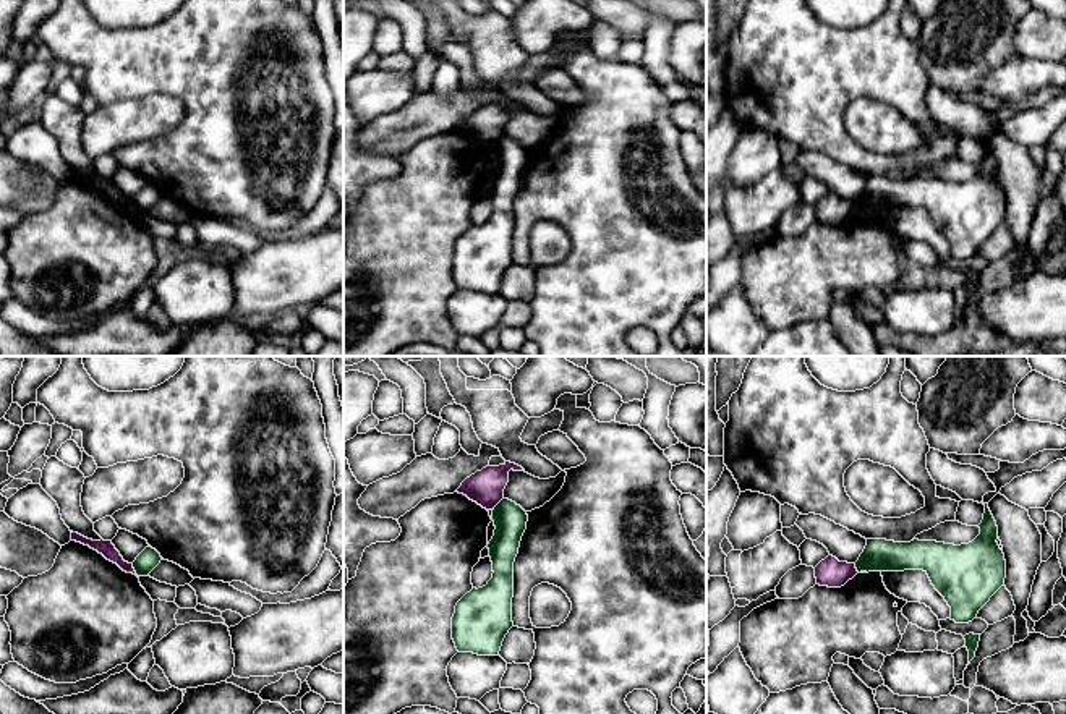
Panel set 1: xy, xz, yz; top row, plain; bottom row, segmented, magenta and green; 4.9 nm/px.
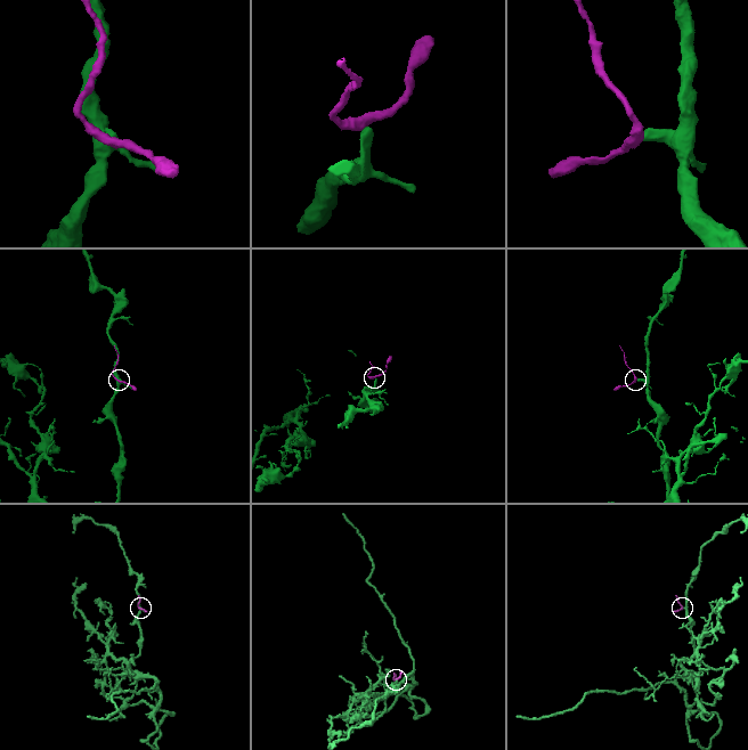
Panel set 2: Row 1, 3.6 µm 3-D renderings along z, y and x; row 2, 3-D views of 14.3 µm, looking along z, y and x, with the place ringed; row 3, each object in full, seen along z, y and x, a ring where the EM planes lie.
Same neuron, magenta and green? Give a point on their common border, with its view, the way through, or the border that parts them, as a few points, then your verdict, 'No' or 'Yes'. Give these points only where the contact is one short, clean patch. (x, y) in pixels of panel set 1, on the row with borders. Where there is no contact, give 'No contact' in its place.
Touches magenta at xy (133, 570). Boundary: xy (132, 564), (138, 575). No

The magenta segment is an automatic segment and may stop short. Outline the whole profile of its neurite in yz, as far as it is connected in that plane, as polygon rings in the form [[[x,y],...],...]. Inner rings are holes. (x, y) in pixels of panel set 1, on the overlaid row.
[[[828,555],[815,567],[817,584],[828,588],[841,588],[857,575],[855,563],[839,562]]]

